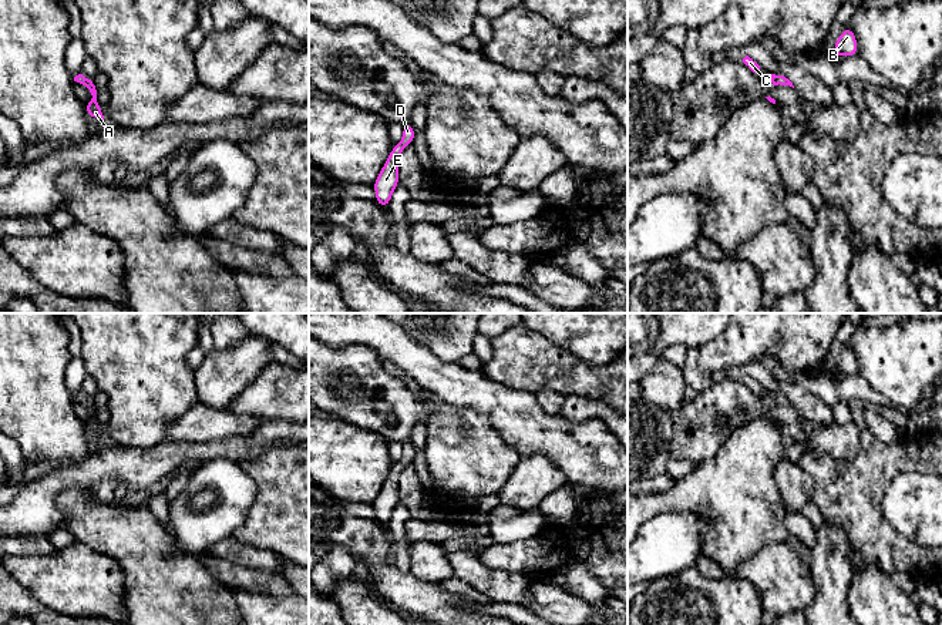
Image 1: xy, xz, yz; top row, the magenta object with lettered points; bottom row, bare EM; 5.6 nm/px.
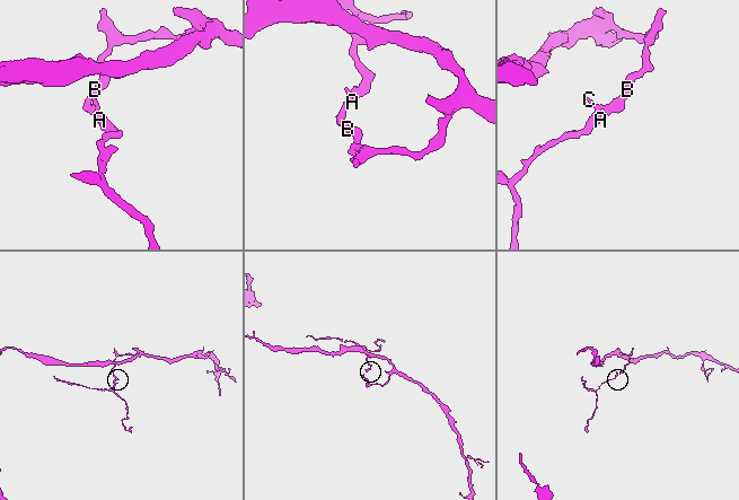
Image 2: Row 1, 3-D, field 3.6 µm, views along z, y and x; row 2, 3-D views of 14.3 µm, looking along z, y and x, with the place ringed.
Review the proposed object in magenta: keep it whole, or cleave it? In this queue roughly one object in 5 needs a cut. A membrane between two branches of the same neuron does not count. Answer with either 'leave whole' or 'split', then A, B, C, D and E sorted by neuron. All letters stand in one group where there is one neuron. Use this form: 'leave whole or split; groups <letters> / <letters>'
leave whole; groups A B C D E

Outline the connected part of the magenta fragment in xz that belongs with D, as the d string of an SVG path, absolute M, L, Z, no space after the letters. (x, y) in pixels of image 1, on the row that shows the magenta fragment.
M411 122L403 125L403 138L400 144L393 144L393 149L383 165L379 178L374 181L373 187L376 191L376 202L386 208L390 201L394 189L398 185L398 161L401 152L407 145L411 145L416 137L416 131Z

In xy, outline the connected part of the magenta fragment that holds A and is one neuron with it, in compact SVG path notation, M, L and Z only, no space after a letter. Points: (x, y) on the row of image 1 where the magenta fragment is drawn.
M78 74L74 77L74 81L83 84L92 95L92 100L84 105L87 114L91 118L97 118L98 121L102 121L104 115L101 112L101 107L100 107L98 100L97 100L97 90L94 85L94 78L88 78L88 77L84 77L83 74Z

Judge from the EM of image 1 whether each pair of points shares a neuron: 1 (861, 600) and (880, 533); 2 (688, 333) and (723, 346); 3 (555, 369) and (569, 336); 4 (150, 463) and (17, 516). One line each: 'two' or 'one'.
1: two
2: two
3: two
4: one

